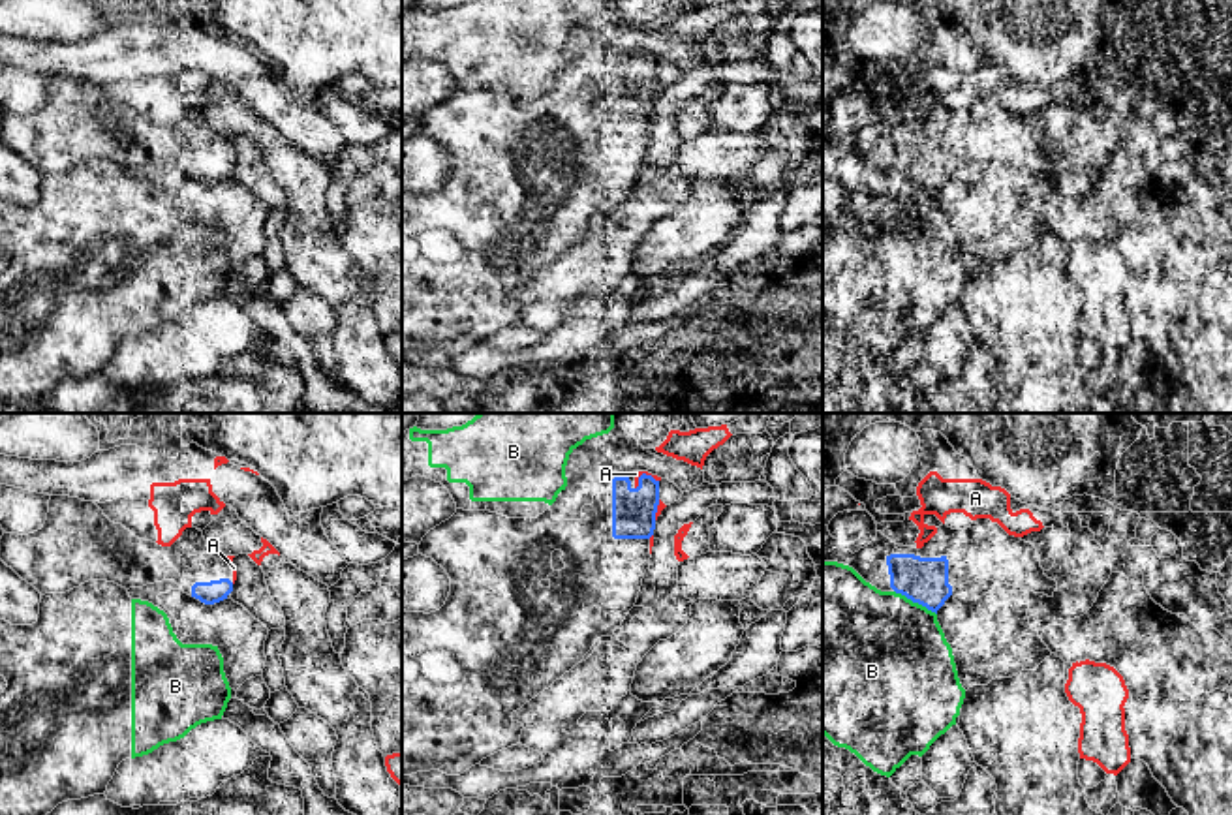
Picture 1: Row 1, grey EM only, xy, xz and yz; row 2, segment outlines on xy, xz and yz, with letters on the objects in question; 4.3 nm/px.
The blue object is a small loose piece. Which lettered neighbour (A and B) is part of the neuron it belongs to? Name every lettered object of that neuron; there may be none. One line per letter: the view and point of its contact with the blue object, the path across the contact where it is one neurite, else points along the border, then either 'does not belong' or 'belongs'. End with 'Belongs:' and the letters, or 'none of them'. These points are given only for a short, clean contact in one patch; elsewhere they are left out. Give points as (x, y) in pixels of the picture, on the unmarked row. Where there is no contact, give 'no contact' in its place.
A: meets blue in xz at (643, 53); does not belong
B: meets blue in yz at (915, 181); does not belong
Belongs: none of them

